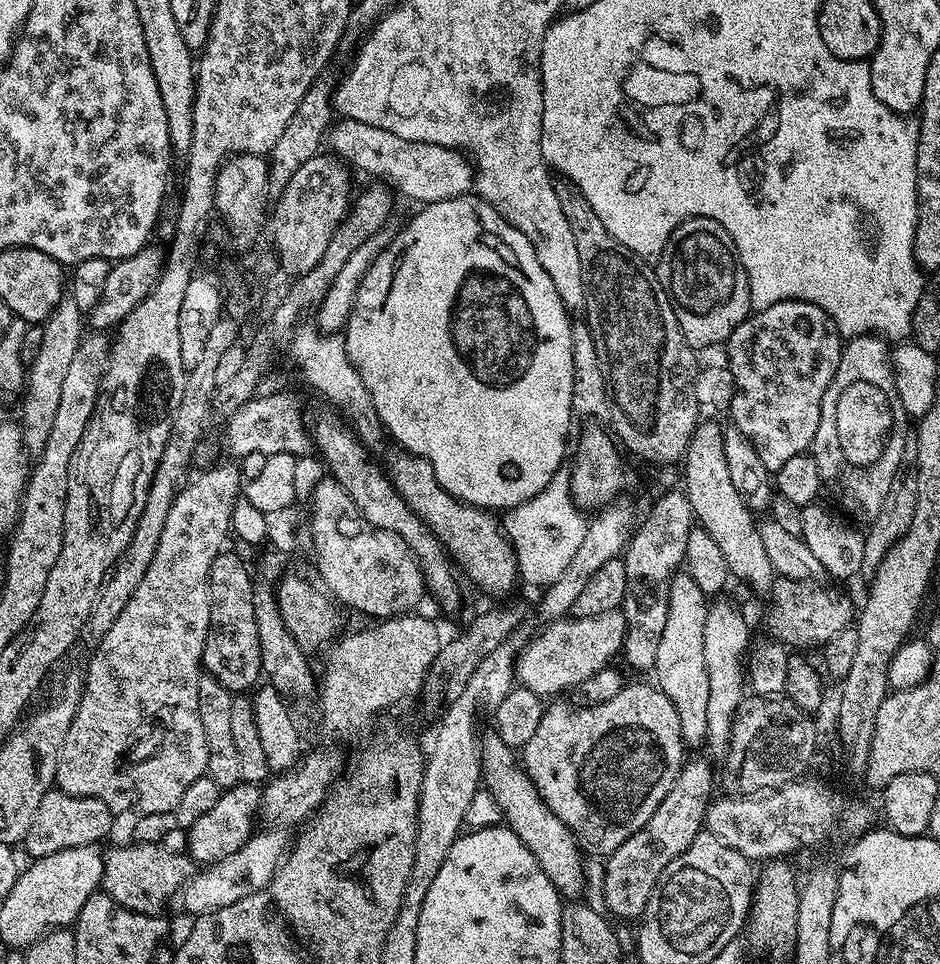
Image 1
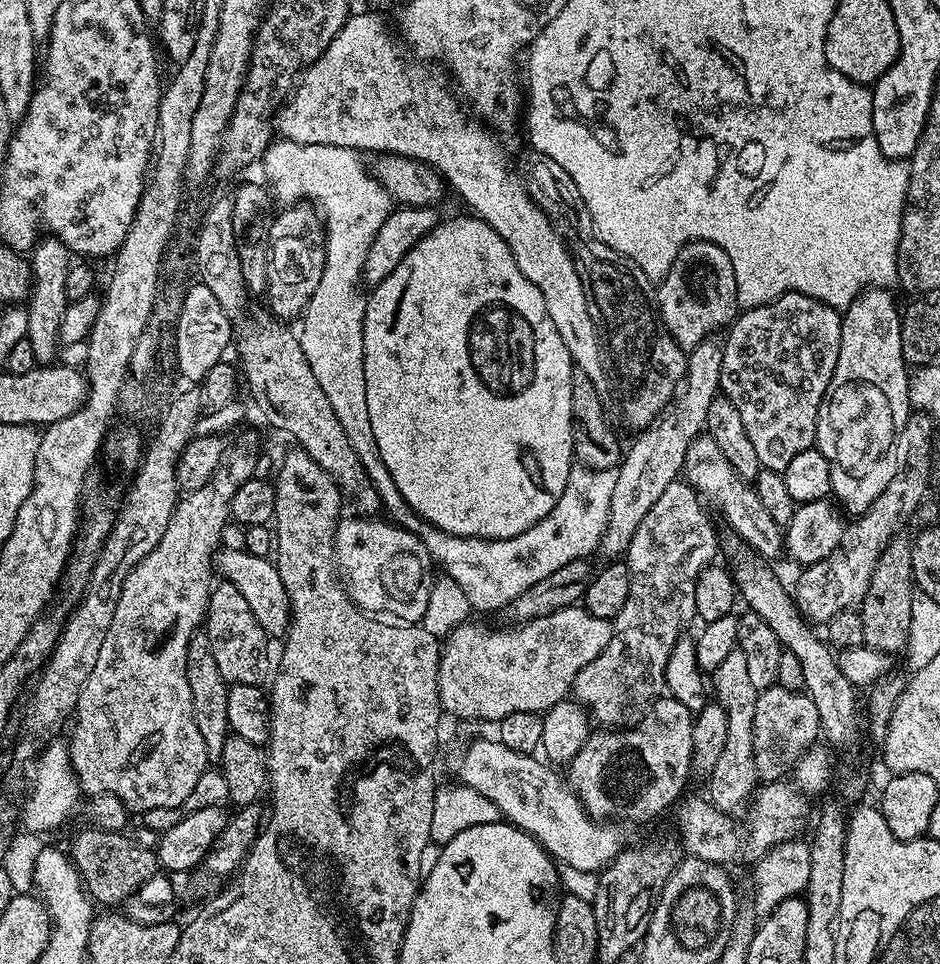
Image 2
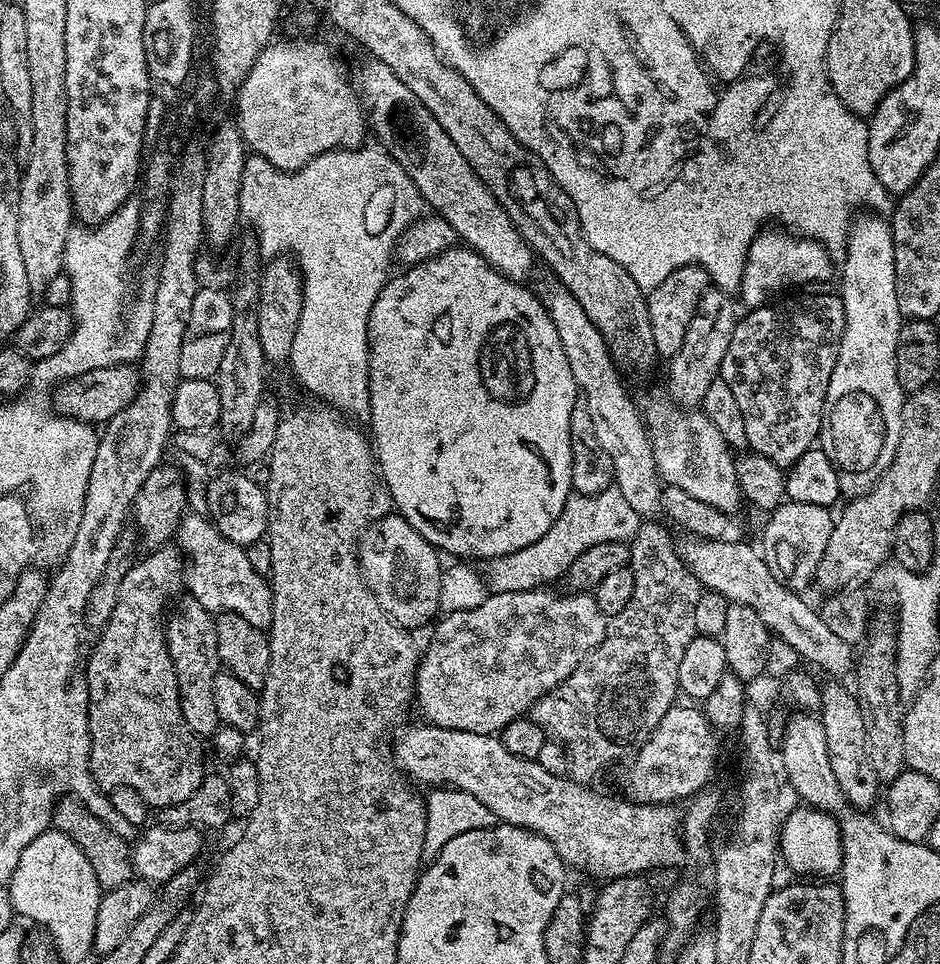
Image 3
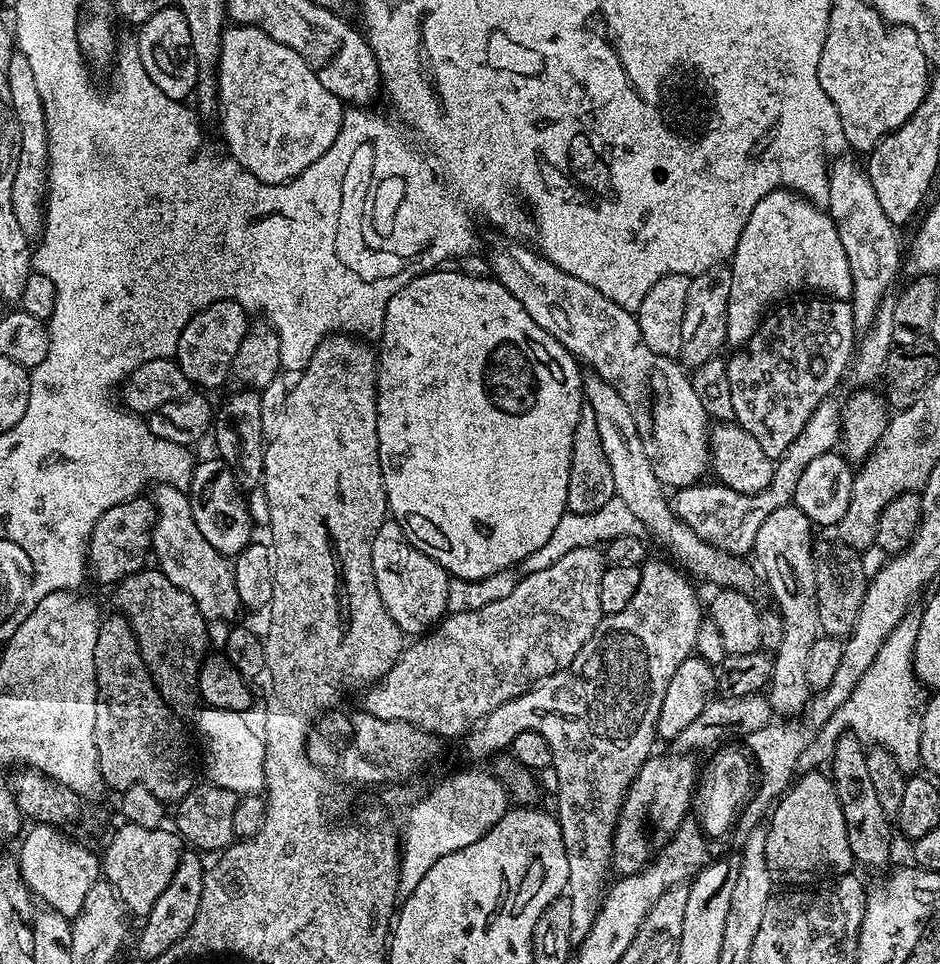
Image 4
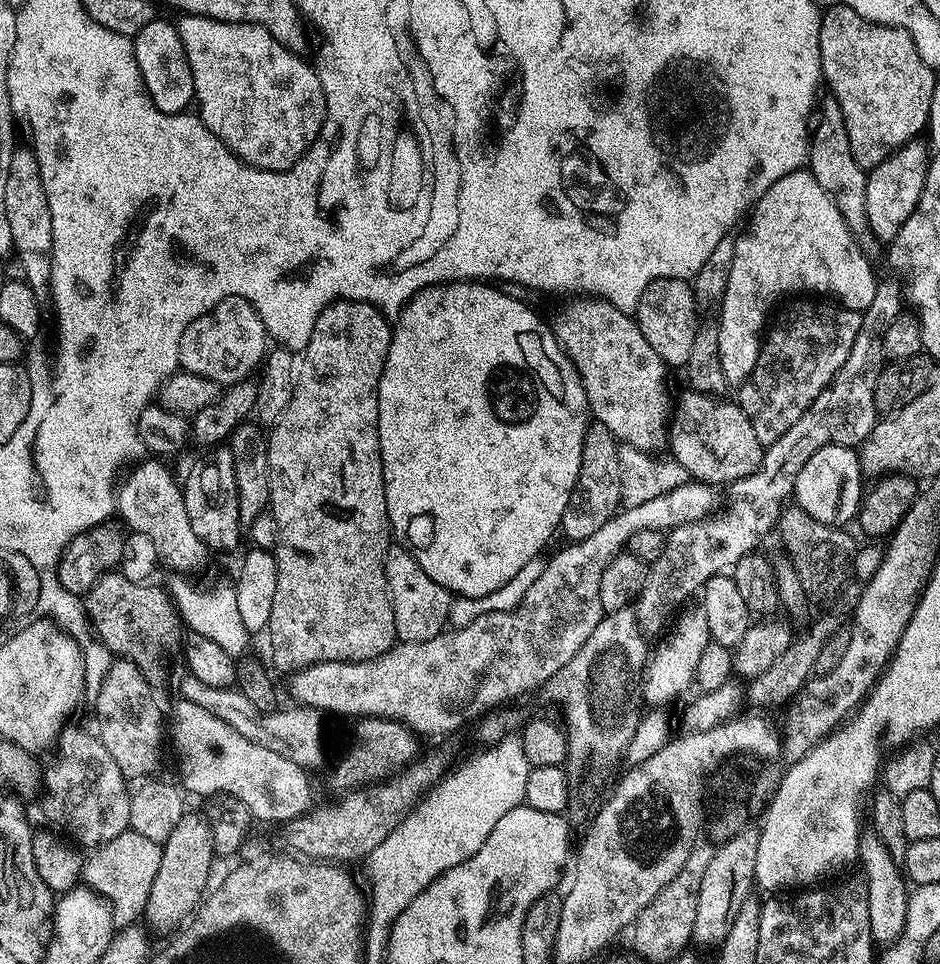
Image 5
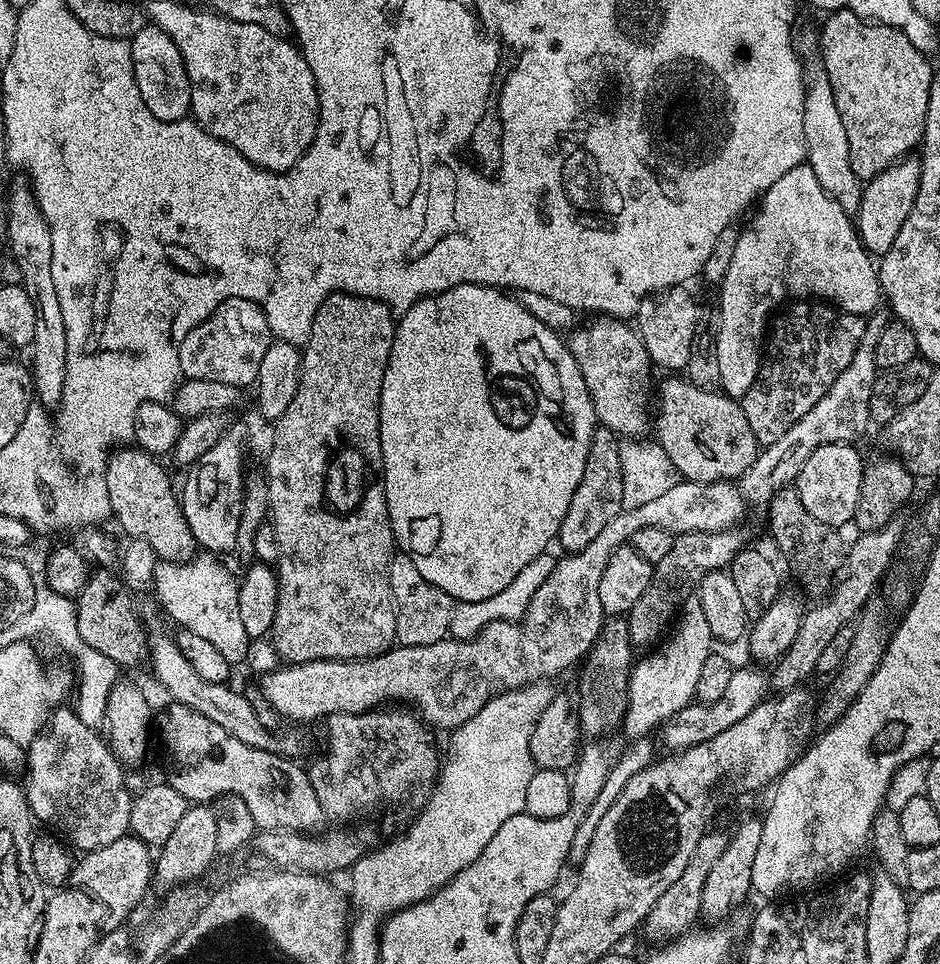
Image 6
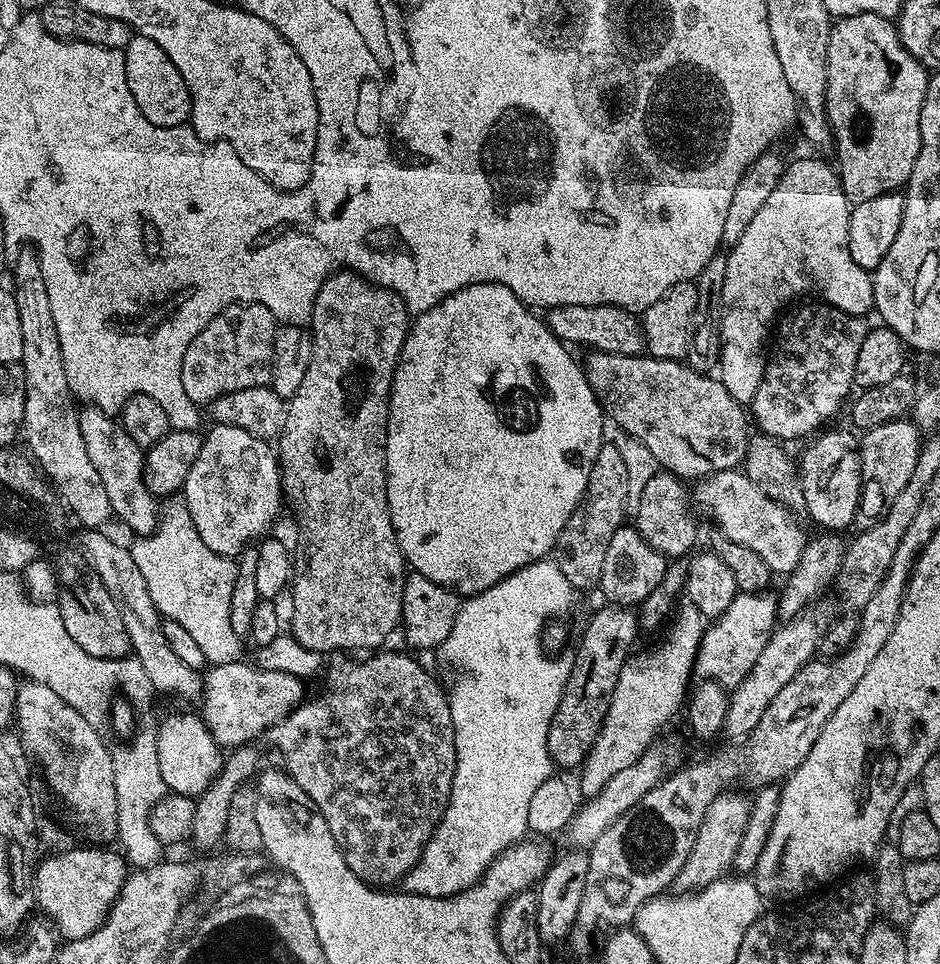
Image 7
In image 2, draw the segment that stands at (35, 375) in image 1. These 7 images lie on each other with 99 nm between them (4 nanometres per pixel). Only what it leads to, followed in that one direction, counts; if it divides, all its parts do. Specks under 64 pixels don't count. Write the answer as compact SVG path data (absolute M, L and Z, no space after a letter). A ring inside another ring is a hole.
M44 238L31 249L32 290L26 301L28 310L28 341L34 346L34 358L37 365L48 366L53 363L56 348L60 344L62 316L70 303L66 294L66 274L74 263L73 253L55 238Z

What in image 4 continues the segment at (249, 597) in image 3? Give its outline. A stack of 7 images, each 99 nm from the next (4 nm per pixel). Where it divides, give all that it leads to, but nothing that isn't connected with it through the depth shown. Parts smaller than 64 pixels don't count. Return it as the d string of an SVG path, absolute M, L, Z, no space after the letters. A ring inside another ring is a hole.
M157 484L151 489L150 499L156 508L156 524L152 527L152 546L155 563L160 571L178 586L186 590L198 606L198 610L209 622L228 620L236 611L241 611L240 592L236 589L233 561L224 556L206 538L202 538L198 526L194 526L192 501L183 488L169 484Z

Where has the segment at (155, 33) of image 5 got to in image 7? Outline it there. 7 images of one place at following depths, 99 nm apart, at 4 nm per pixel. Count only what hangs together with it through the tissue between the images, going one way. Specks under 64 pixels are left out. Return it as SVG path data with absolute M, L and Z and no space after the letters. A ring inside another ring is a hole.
M133 35L129 44L122 50L126 66L126 82L130 94L134 94L134 107L142 110L143 120L154 126L178 128L189 123L192 114L192 99L178 66L166 58L166 50L145 36Z

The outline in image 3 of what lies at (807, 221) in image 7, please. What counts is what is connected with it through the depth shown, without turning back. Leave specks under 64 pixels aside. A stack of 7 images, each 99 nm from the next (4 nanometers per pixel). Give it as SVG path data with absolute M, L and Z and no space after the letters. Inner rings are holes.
M761 230L748 247L748 257L742 270L738 300L745 309L760 308L769 303L783 288L795 284L820 284L832 276L833 253L817 240L801 238L787 230Z

